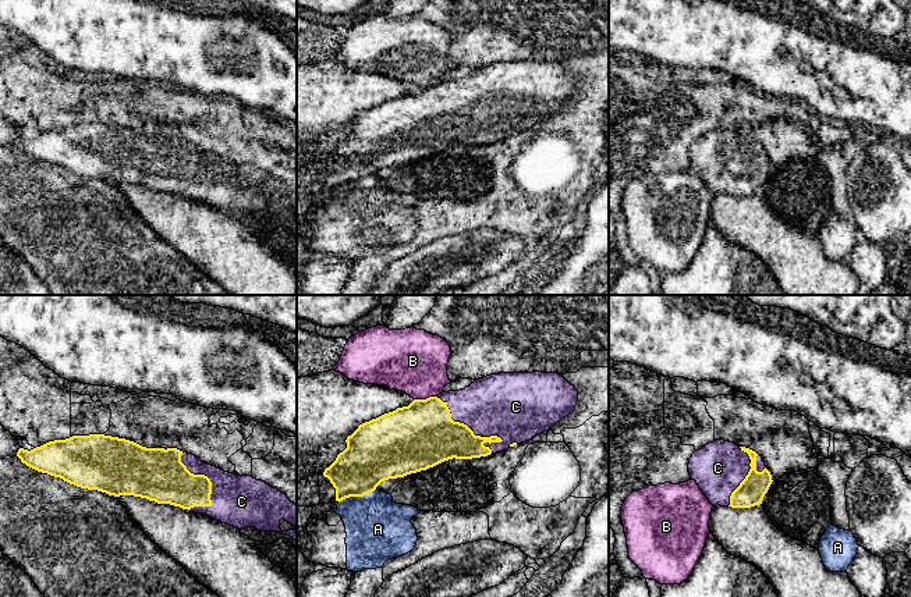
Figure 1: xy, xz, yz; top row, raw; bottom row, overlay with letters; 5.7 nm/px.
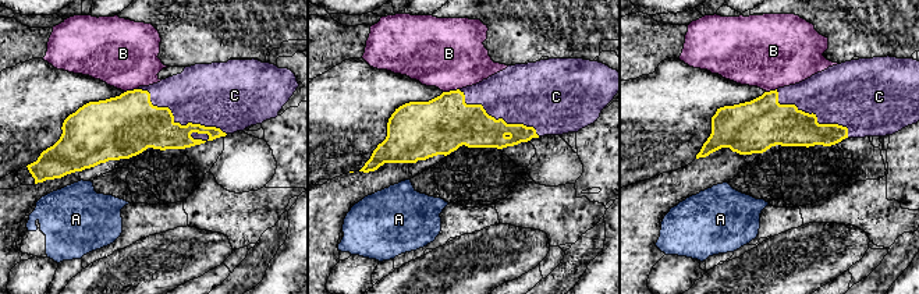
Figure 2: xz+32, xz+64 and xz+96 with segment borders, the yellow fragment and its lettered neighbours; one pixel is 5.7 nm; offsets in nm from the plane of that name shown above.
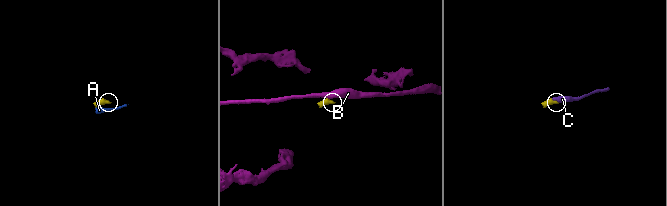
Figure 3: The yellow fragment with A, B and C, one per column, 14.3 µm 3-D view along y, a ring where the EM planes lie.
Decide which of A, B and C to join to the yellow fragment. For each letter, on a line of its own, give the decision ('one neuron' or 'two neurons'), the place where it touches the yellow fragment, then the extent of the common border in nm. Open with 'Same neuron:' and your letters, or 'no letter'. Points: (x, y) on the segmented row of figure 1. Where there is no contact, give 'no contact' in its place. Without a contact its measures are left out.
Same neuron: C
A: two neurons; contact xz (364, 494); length 140 nm
B: two neurons; contact xz (424, 400); length 130 nm
C: one neuron; contact xz (465, 425); length 460 nm

